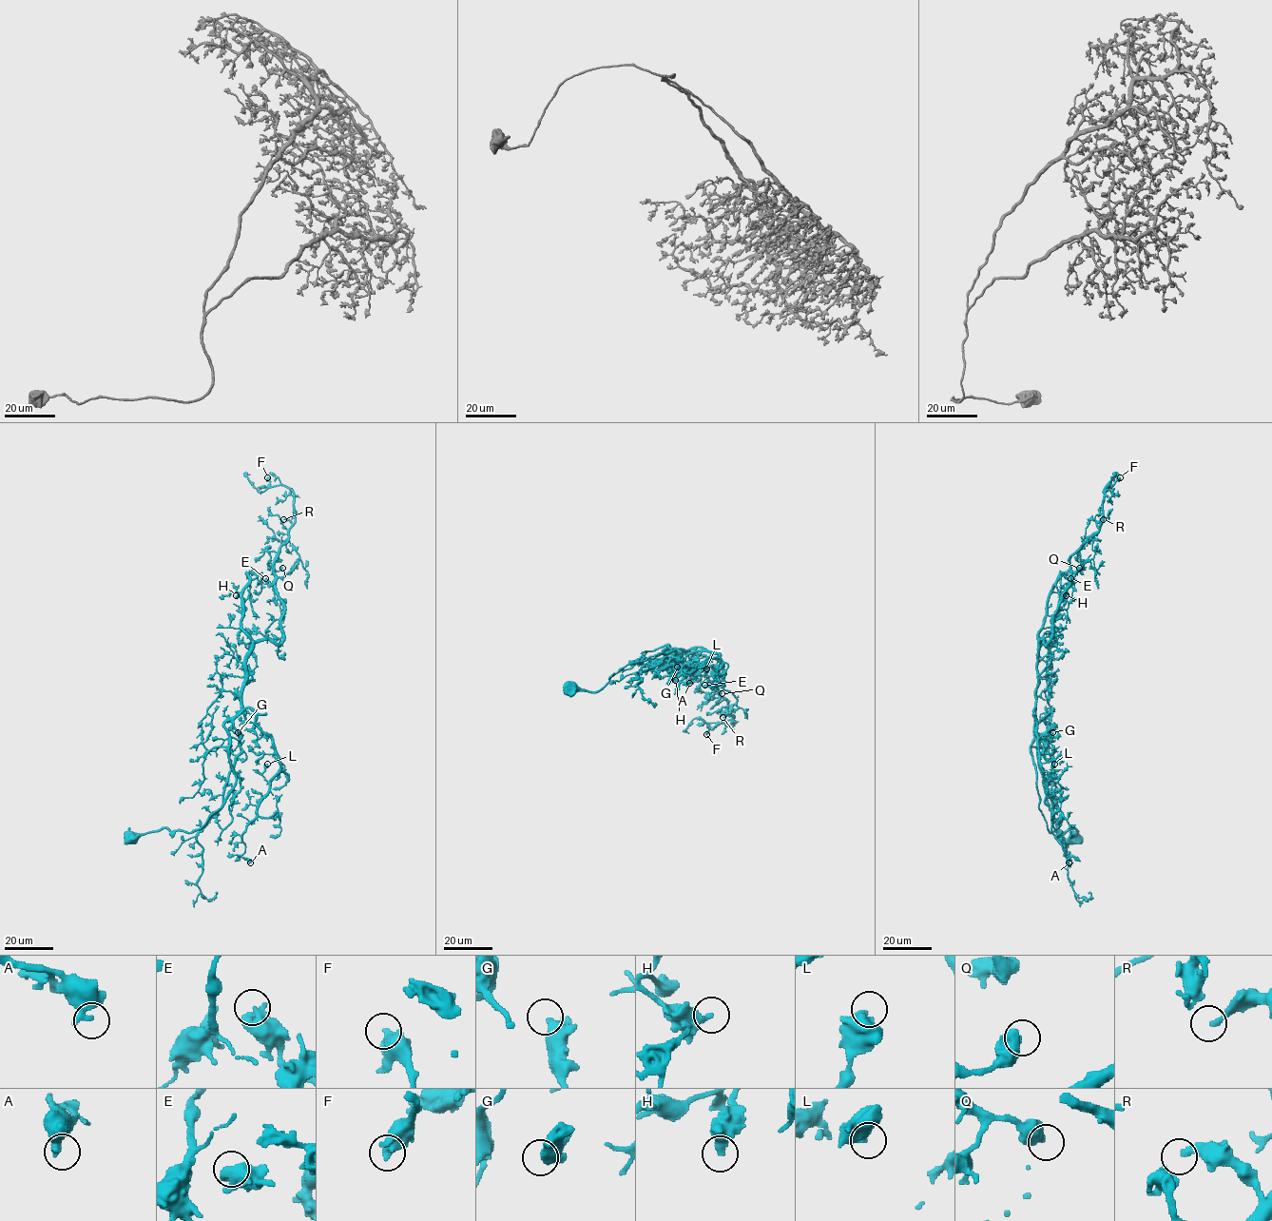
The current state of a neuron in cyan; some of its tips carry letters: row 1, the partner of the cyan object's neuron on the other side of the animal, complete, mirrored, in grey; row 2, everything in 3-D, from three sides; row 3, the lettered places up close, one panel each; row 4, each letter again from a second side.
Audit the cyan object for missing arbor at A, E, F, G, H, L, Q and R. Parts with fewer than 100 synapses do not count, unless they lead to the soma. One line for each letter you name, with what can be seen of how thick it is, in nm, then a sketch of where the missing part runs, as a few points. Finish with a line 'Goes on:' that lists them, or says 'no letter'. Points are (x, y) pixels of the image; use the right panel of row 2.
Goes on: no letter

